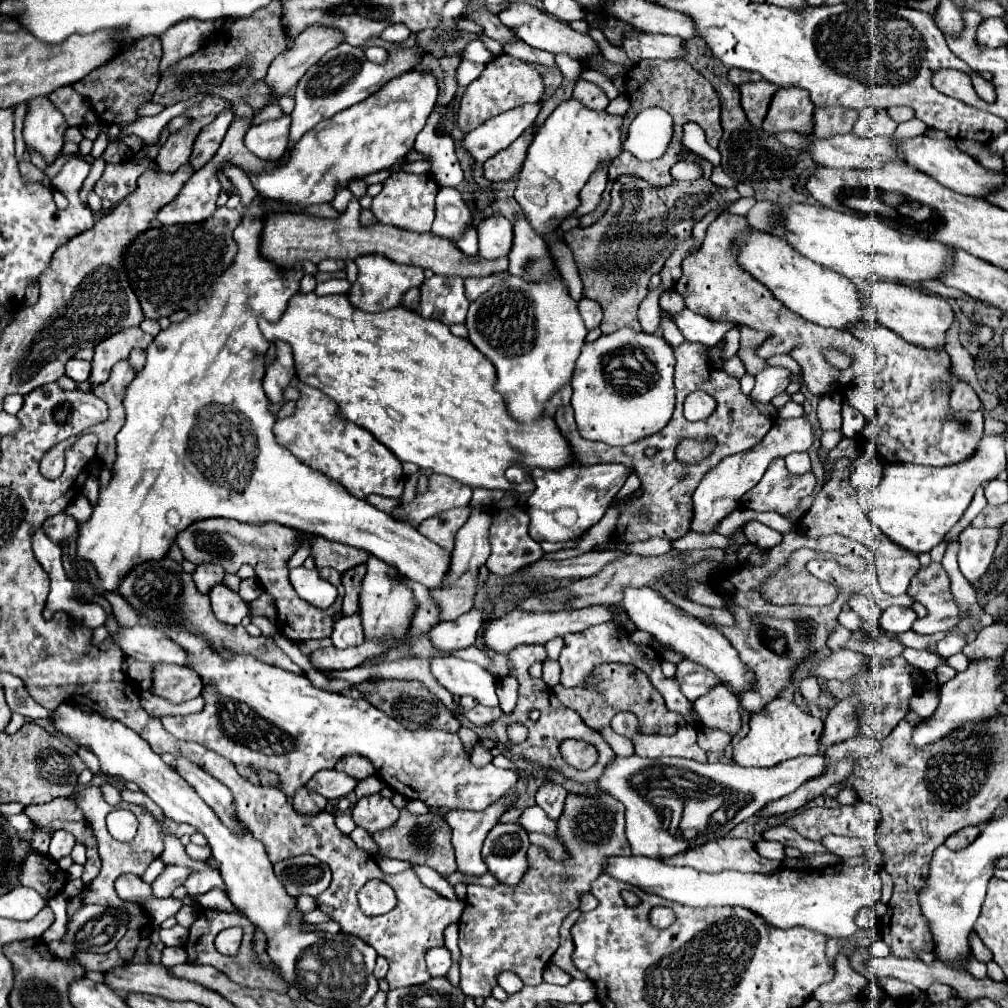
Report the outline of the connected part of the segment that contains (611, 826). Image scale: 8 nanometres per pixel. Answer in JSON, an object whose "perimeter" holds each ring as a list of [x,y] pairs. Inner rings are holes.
{"perimeter":[[[569,794],[565,800],[563,814],[557,820],[557,836],[563,840],[565,852],[569,860],[557,862],[549,858],[549,854],[531,844],[529,846],[529,860],[531,872],[527,872],[523,884],[519,888],[507,888],[505,884],[497,884],[493,888],[485,886],[467,886],[465,910],[459,920],[459,948],[461,948],[461,990],[471,998],[489,998],[491,988],[497,984],[497,974],[503,970],[515,972],[523,984],[537,986],[543,982],[543,970],[547,968],[551,956],[559,948],[559,926],[563,918],[579,908],[579,900],[583,894],[591,890],[591,882],[603,872],[607,866],[609,856],[629,856],[629,842],[625,836],[625,806],[615,800],[611,794]]]}

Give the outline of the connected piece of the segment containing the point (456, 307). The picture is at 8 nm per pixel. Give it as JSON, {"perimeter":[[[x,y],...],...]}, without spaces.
{"perimeter":[[[433,276],[421,286],[423,318],[433,318],[443,324],[463,324],[469,308],[463,278],[459,276]]]}

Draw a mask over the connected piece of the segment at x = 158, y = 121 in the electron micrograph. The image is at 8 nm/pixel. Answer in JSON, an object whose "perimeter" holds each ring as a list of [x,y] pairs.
{"perimeter":[[[197,94],[197,96],[193,96],[193,98],[185,100],[185,102],[177,102],[177,104],[169,106],[169,108],[165,108],[161,114],[157,114],[153,118],[139,118],[135,124],[131,124],[131,128],[123,128],[123,136],[137,134],[147,142],[147,146],[157,146],[163,124],[167,124],[171,118],[183,114],[183,110],[187,110],[189,104],[195,104],[201,98],[203,98],[203,94]]]}

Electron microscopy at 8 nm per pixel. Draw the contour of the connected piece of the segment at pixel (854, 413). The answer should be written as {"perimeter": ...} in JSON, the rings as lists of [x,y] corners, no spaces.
{"perimeter":[[[843,402],[843,418],[845,418],[845,428],[847,428],[847,438],[855,438],[855,434],[857,432],[861,432],[863,430],[863,426],[865,426],[865,418],[863,418],[863,414],[859,412],[859,410],[855,410],[855,408],[851,408],[847,402]]]}

